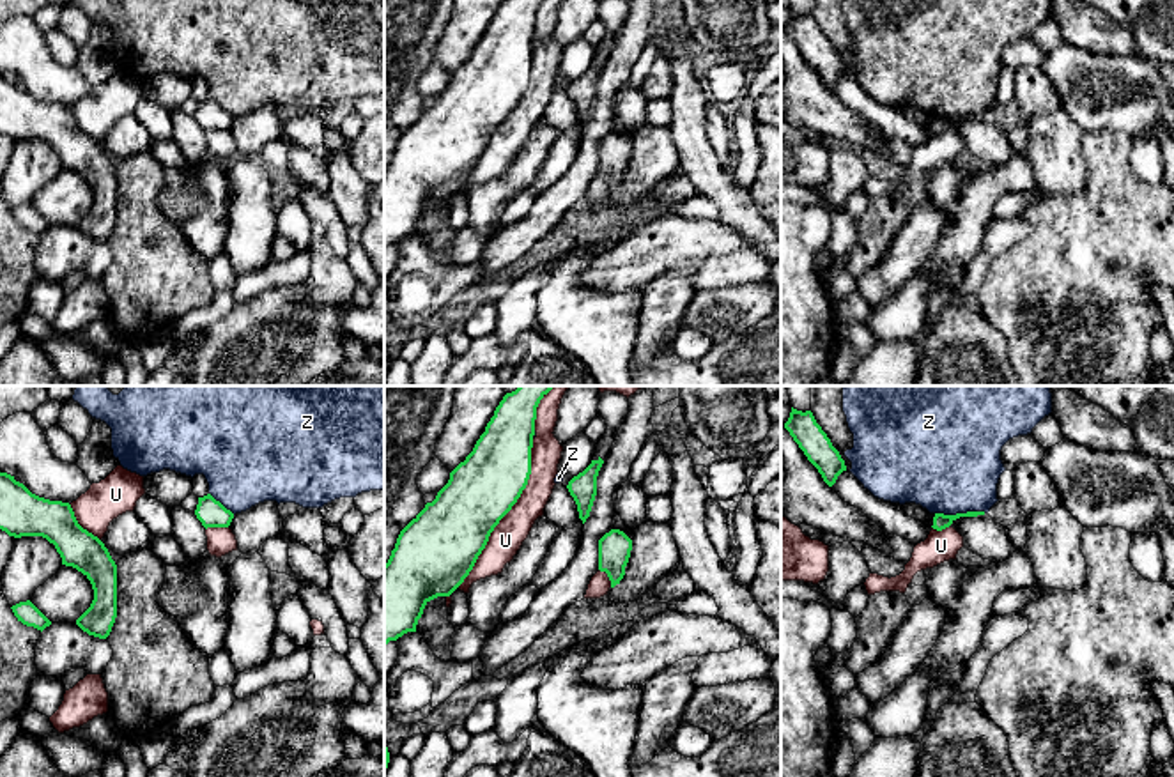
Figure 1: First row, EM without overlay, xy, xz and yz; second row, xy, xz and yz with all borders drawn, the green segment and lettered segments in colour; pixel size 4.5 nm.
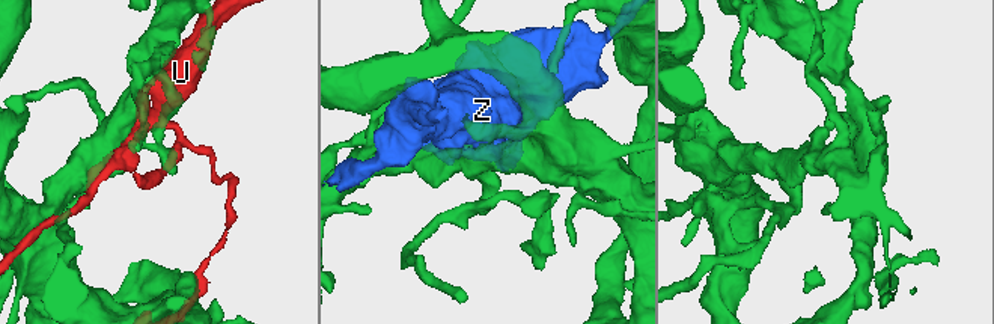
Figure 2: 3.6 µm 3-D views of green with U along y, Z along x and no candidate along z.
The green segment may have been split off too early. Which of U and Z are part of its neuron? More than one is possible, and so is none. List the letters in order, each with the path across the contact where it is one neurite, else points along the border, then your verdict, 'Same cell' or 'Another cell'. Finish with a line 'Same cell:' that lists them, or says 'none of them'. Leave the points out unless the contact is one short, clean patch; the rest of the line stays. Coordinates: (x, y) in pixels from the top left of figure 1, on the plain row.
U: Another cell
Z: Another cell
Same cell: none of them

